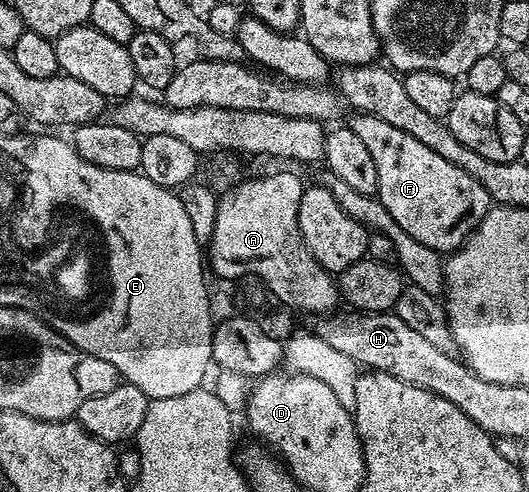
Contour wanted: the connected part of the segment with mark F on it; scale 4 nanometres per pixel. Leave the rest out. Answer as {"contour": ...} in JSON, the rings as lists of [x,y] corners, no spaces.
{"contour":[[[361,112],[349,116],[350,130],[364,140],[364,148],[368,148],[372,161],[376,163],[376,196],[384,208],[392,212],[392,220],[396,220],[412,240],[428,244],[428,248],[443,256],[459,250],[492,208],[490,194],[484,184],[468,176],[464,168],[456,168],[456,164],[432,152],[432,148],[420,144],[420,140],[408,136],[408,132],[400,132],[400,128],[388,124],[388,120]]]}

